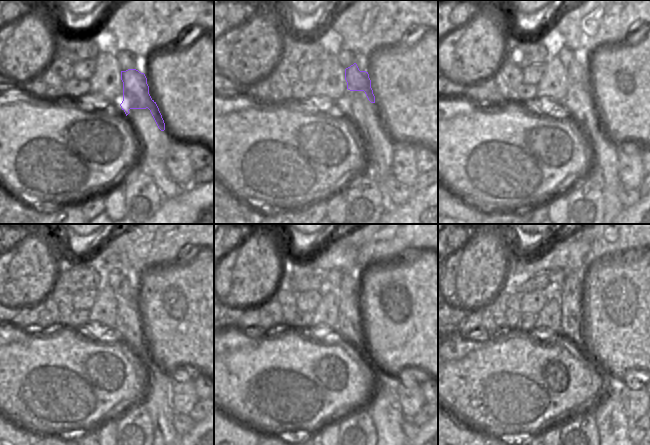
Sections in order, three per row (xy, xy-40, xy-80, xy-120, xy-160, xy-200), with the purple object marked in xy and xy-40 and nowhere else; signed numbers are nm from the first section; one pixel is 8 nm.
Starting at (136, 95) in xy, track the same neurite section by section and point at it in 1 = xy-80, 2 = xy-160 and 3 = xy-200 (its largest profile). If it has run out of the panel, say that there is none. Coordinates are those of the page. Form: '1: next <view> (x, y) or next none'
1: next xy-80 (575, 72)
2: next xy-160 (351, 284)
3: next xy-200 (574, 280)

